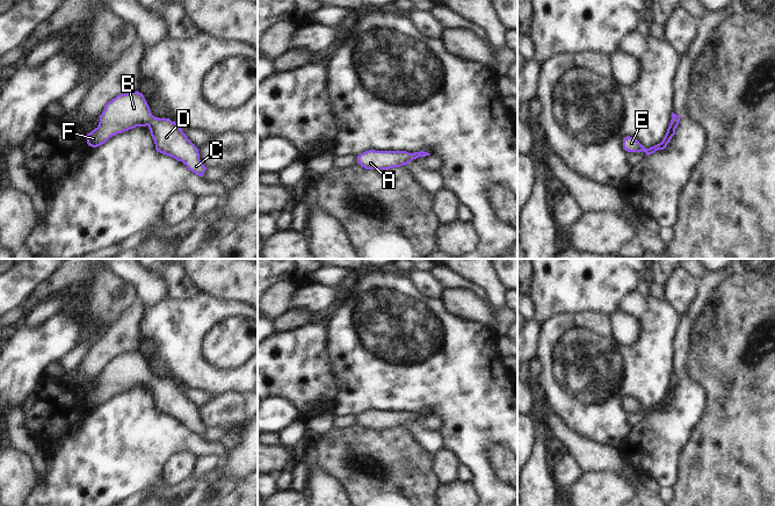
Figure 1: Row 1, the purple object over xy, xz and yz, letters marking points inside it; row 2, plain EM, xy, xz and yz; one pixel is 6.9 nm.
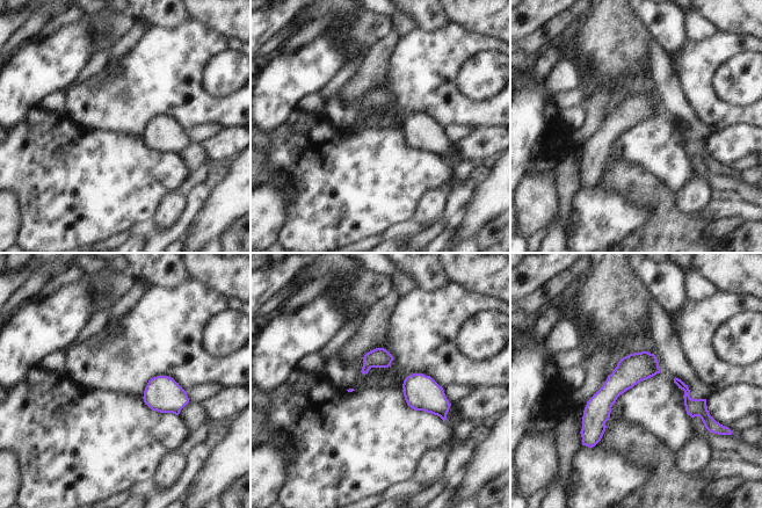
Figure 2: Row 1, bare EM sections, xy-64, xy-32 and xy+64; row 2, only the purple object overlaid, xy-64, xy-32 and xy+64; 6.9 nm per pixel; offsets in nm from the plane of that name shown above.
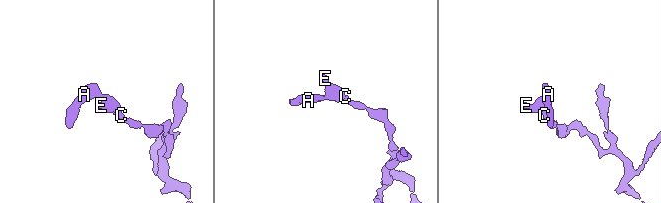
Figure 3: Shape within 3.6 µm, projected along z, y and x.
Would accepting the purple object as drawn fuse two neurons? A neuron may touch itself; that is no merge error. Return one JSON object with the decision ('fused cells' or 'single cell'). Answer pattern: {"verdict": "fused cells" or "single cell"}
{"verdict": "single cell"}

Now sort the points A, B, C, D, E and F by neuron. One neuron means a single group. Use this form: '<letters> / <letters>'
A B C D E F

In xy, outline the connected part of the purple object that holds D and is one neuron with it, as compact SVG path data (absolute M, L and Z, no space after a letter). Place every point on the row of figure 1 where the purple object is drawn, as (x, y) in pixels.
M138 91L119 94L106 104L99 125L86 135L87 144L97 147L117 133L146 125L158 152L182 161L189 171L203 176L207 167L200 160L198 149L175 122L154 117Z

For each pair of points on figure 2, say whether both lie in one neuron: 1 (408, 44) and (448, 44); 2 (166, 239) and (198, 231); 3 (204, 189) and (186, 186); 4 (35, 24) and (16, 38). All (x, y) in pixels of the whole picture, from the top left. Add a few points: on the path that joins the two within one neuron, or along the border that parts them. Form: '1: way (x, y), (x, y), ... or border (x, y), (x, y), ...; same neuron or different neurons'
1: way (418, 45), (438, 45); same neuron
2: border (198, 209), (186, 233); different neurons
3: border (205, 182), (198, 182), (186, 197); different neurons
4: way (30, 28), (21, 36); same neuron

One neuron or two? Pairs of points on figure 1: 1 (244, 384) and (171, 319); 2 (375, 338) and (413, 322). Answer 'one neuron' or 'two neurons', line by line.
1: one neuron
2: one neuron

